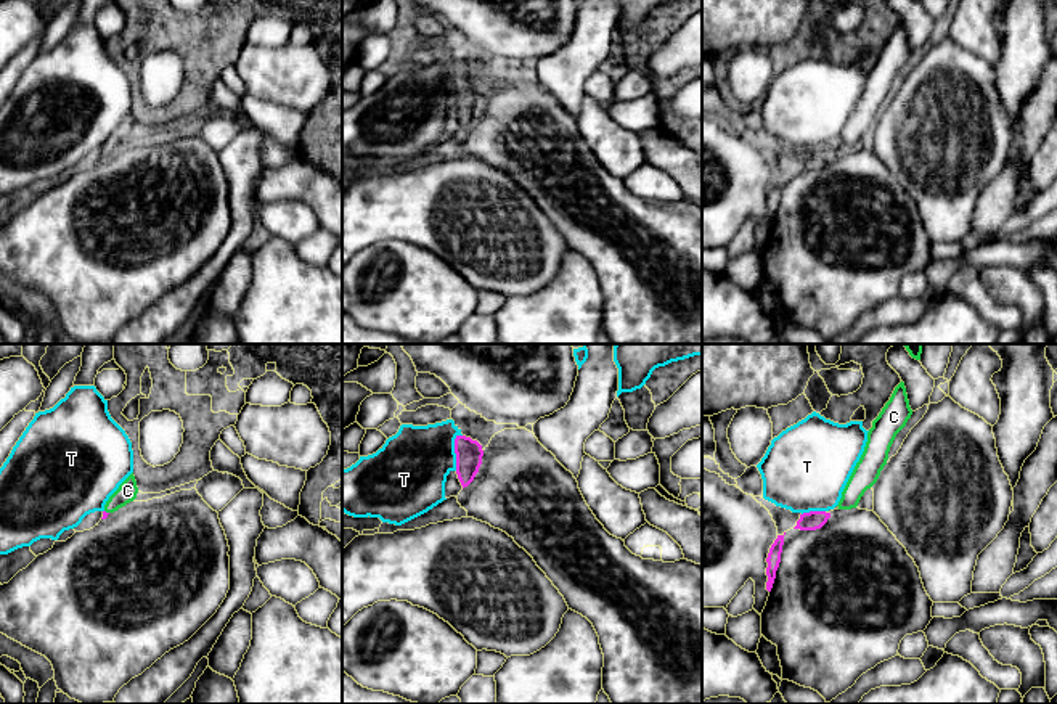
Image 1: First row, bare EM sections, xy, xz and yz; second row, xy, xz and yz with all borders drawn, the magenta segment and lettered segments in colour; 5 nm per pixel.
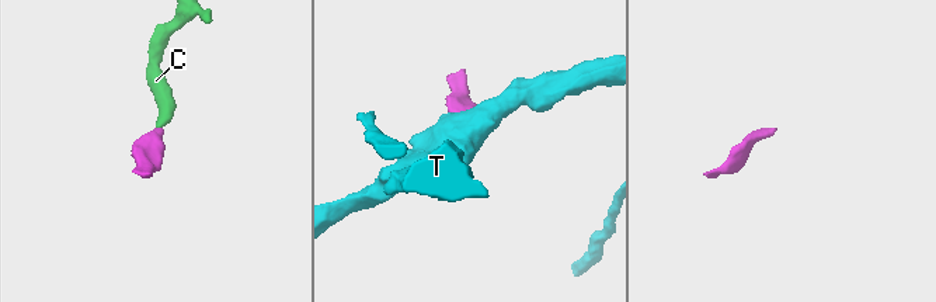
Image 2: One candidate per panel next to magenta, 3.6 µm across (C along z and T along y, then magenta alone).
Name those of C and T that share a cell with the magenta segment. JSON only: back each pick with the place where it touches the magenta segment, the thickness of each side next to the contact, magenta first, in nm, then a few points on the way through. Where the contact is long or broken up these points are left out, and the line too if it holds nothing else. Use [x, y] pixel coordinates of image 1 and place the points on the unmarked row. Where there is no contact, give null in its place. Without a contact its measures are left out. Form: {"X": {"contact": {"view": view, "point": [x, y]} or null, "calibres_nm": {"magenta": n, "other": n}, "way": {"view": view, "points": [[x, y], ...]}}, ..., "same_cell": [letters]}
{"C": {"contact": {"view": "xy", "point": [105, 151]}, "calibres_nm": {"magenta": 30, "other": 100}, "way": {"view": "xy", "points": [[105, 155], [105, 151], [127, 130]]}}, "same_cell": ["C"]}

